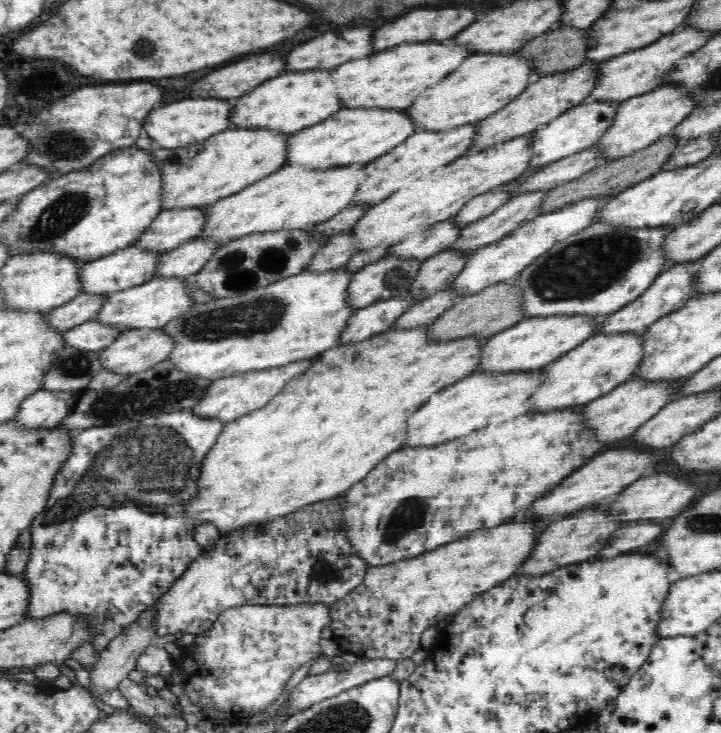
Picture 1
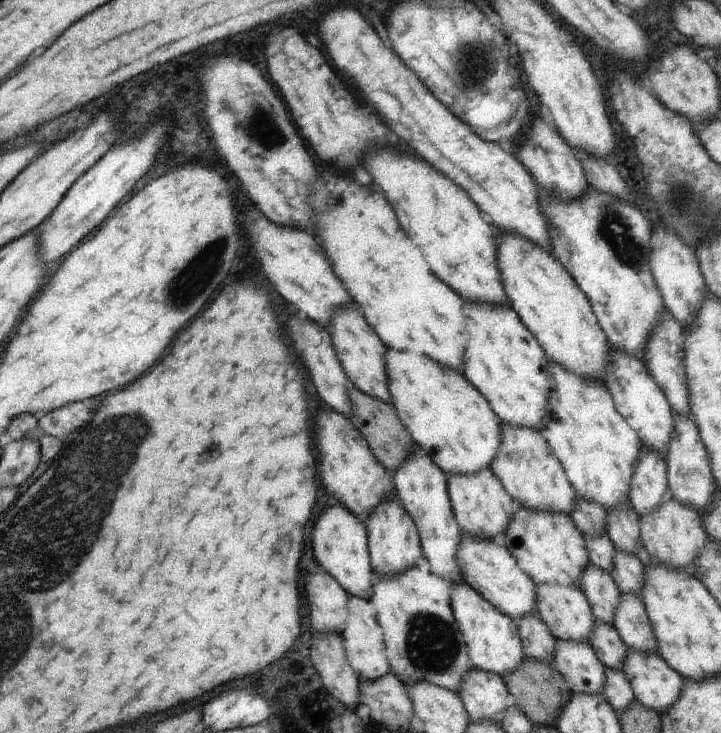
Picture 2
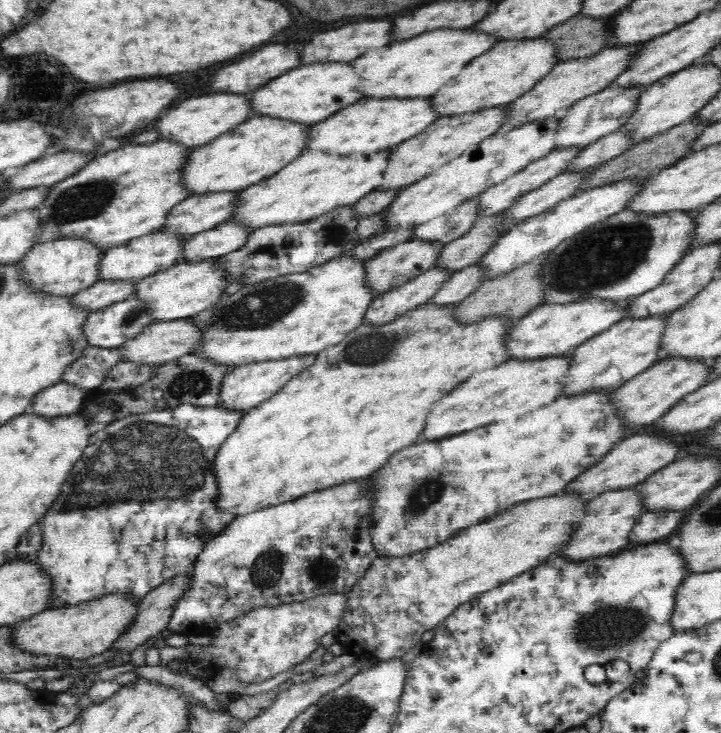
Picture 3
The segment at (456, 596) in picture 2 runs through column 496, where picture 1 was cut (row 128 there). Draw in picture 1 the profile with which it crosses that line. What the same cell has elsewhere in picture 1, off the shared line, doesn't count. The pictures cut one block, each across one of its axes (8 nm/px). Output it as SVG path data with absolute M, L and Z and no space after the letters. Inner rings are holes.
M660 86L616 105L614 116L610 120L611 124L607 126L602 137L595 141L594 150L597 160L614 162L648 148L662 137L670 135L672 130L679 126L693 109L693 106L690 106L690 99L686 99L686 95L674 94L674 90L668 86Z

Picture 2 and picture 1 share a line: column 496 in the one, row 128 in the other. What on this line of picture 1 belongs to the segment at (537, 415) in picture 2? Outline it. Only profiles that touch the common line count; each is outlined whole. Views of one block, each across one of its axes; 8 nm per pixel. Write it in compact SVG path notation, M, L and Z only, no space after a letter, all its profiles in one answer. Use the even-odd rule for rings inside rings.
M339 108L330 118L315 126L290 134L283 143L283 162L279 167L336 170L366 165L402 144L413 133L410 119L406 119L403 111Z

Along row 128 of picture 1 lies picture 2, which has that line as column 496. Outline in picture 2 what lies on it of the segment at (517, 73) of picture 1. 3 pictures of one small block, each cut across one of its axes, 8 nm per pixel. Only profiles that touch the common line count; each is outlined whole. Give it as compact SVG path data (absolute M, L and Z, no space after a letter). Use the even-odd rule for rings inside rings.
M392 348L388 350L387 373L395 410L410 429L415 442L428 451L430 458L433 458L446 474L470 476L480 474L482 470L492 470L492 464L502 448L503 421L490 405L489 399L466 376L462 376L446 364L434 362L424 354L418 356L412 352Z

